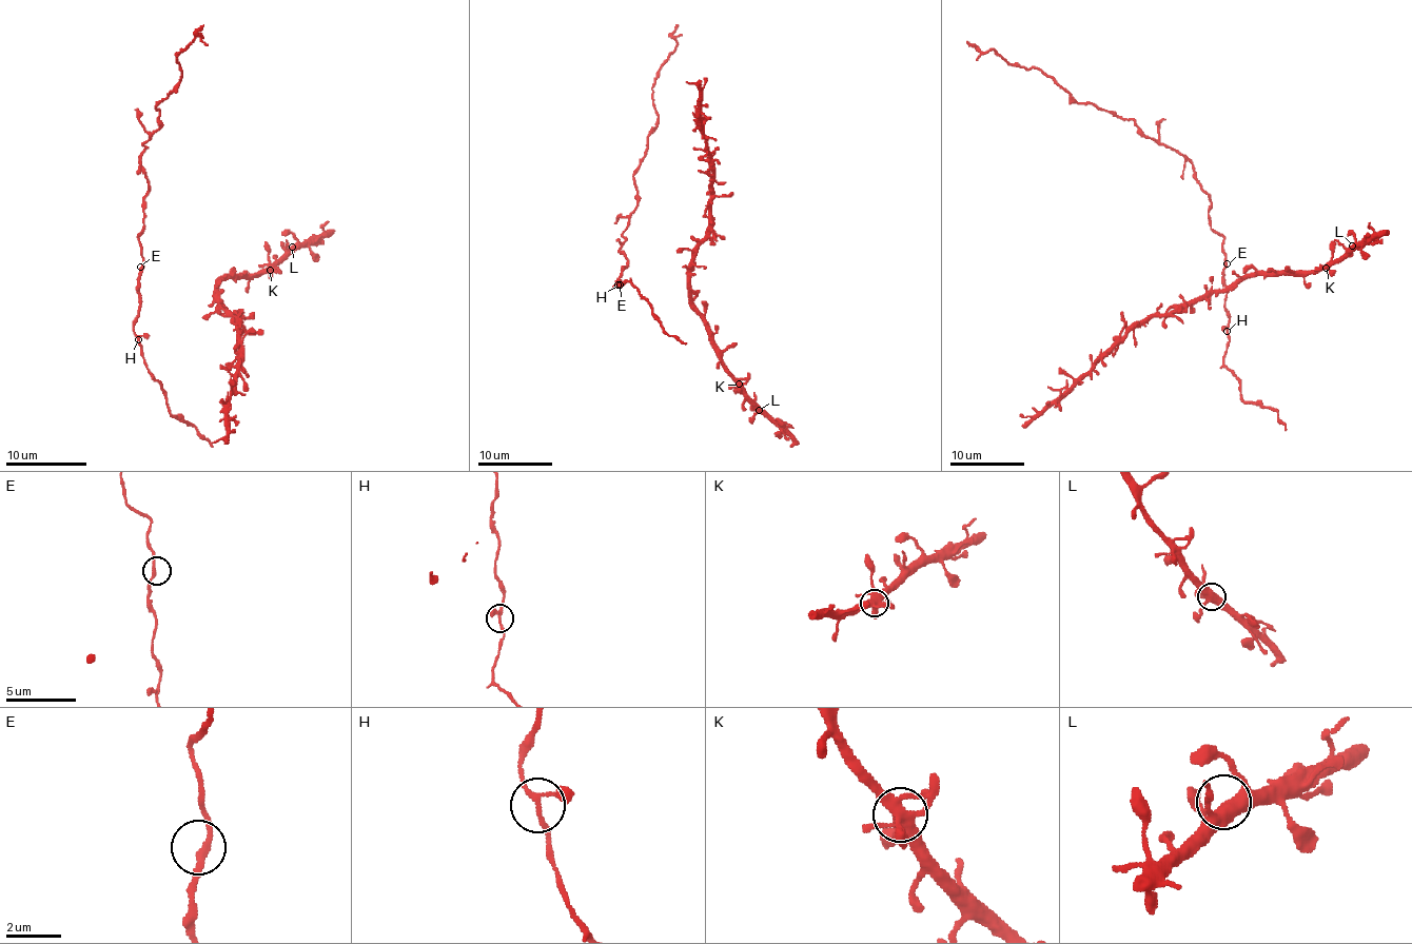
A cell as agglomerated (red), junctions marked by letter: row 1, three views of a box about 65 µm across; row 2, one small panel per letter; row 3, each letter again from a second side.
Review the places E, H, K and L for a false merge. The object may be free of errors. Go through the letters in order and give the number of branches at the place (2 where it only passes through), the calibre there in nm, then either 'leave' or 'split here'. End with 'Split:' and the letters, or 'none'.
E: branches 2; calibre 240 nm; leave
H: branches 3; calibre 160 nm; leave
K: branches 6; calibre 440 nm; leave
L: branches 5; calibre 440 nm; leave
Split: none

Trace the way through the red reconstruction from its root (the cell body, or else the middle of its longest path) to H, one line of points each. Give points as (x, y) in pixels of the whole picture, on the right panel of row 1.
H: (1226, 263), (1227, 331)

